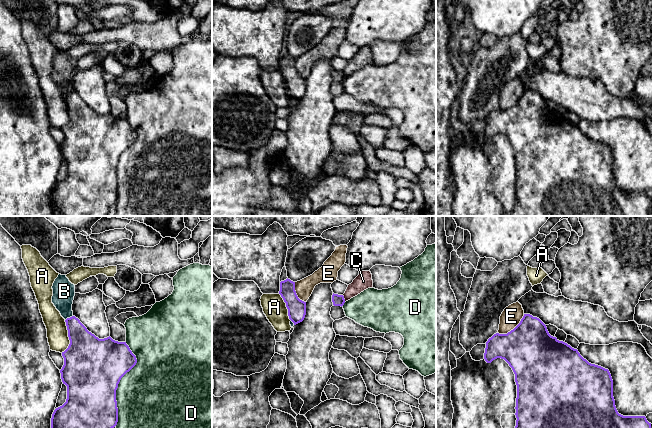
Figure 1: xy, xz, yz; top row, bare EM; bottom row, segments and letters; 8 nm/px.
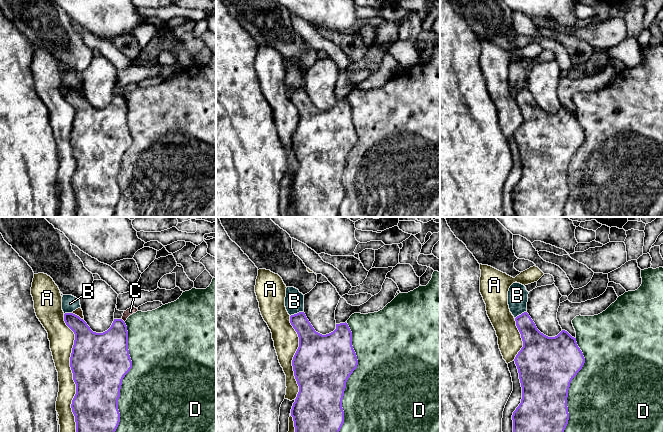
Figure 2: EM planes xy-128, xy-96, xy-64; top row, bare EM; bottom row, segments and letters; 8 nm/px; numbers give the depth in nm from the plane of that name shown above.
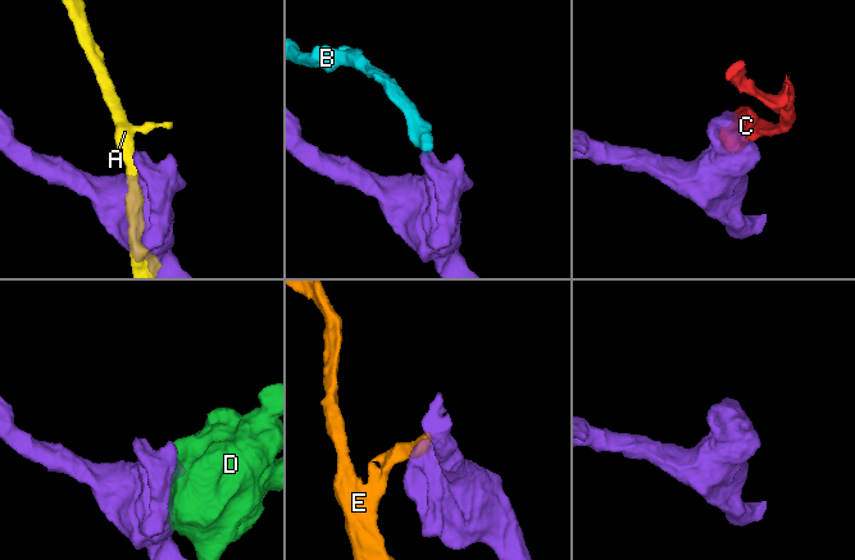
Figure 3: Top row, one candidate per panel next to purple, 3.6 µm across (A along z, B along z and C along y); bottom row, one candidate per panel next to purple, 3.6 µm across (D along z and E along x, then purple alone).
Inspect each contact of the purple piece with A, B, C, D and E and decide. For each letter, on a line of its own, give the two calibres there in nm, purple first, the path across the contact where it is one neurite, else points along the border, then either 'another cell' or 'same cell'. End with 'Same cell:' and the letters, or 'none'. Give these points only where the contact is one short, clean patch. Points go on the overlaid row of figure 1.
A: 400 nm thick on the purple side, 170 nm on the other; another cell
B: 220 nm thick on the purple side, 180 nm on the other; border along xy (72, 315), (65, 320); another cell
C: 100 nm thick on the purple side, 140 nm on the other; another cell
D: 480 nm thick on the purple side, 480 nm on the other; another cell
E: 420 nm thick on the purple side, 160 nm on the other; border along yz (524, 314), (512, 329), (506, 333), (498, 333); another cell
Same cell: none

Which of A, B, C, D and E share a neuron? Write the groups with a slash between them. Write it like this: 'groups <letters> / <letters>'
groups A / B E / C / D

